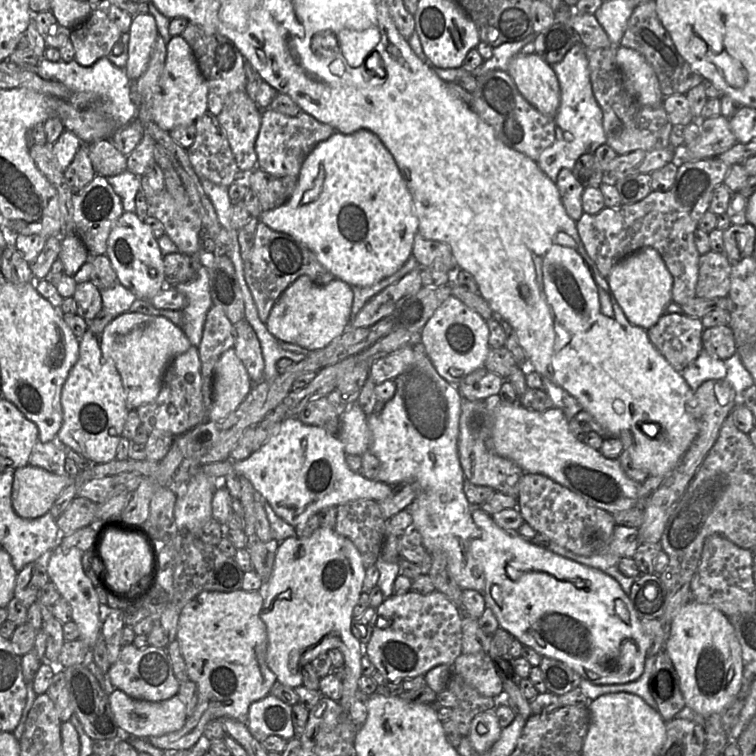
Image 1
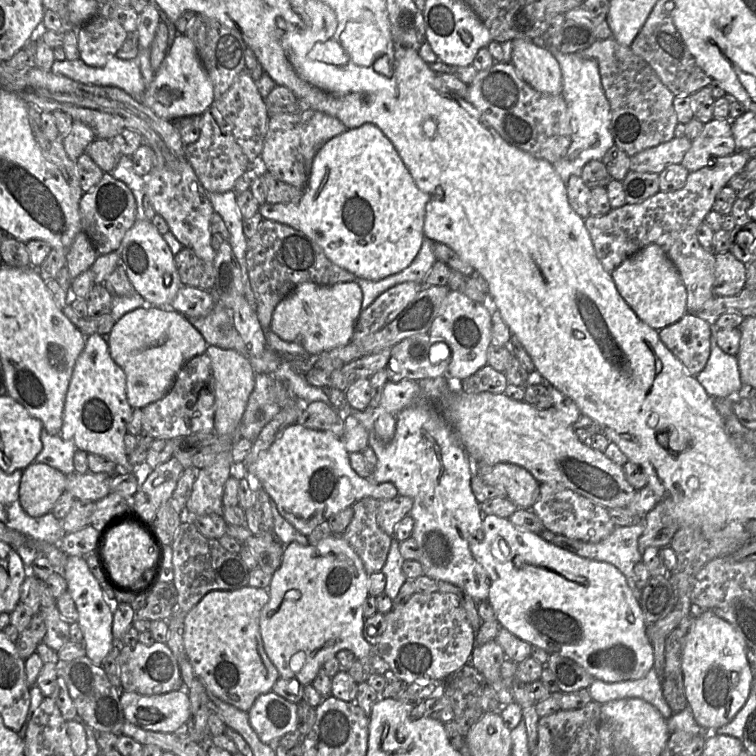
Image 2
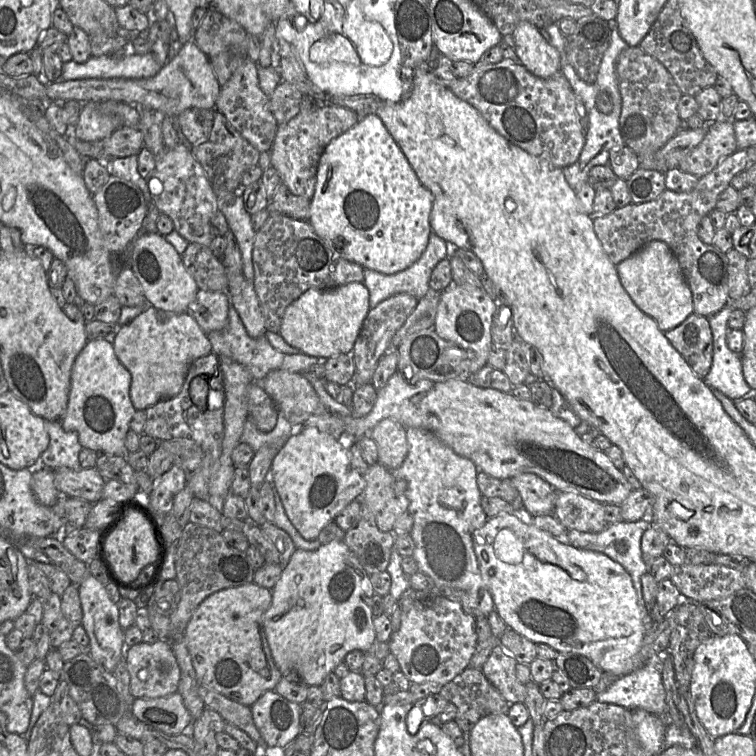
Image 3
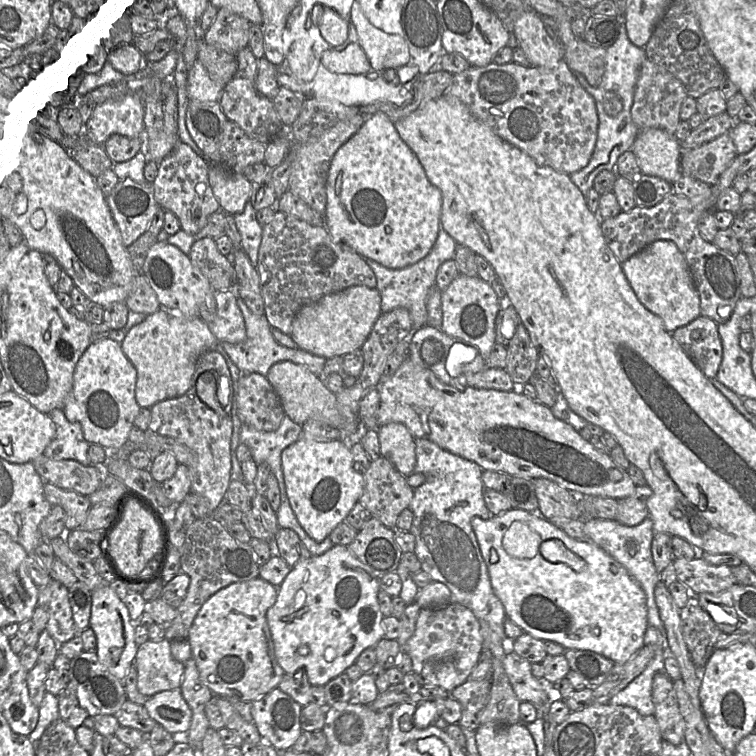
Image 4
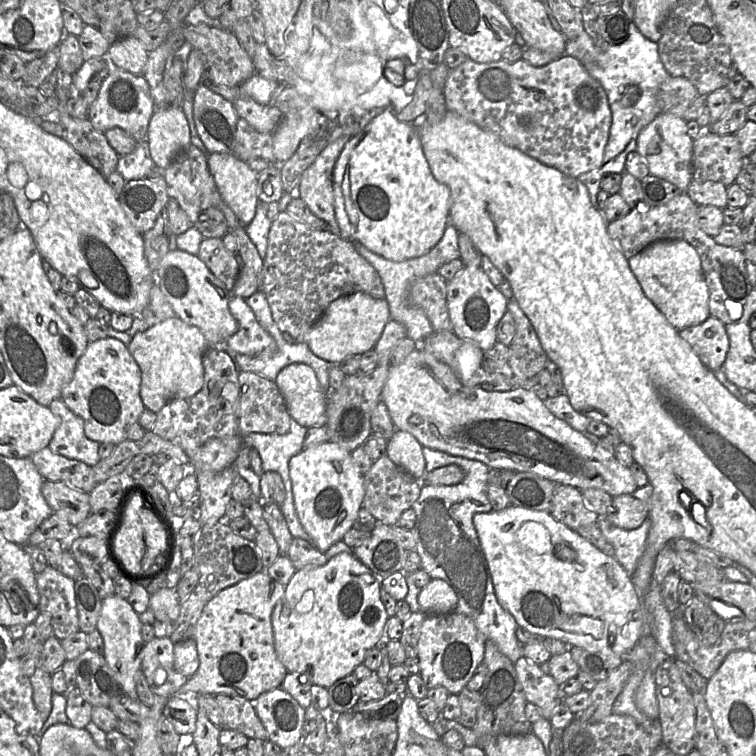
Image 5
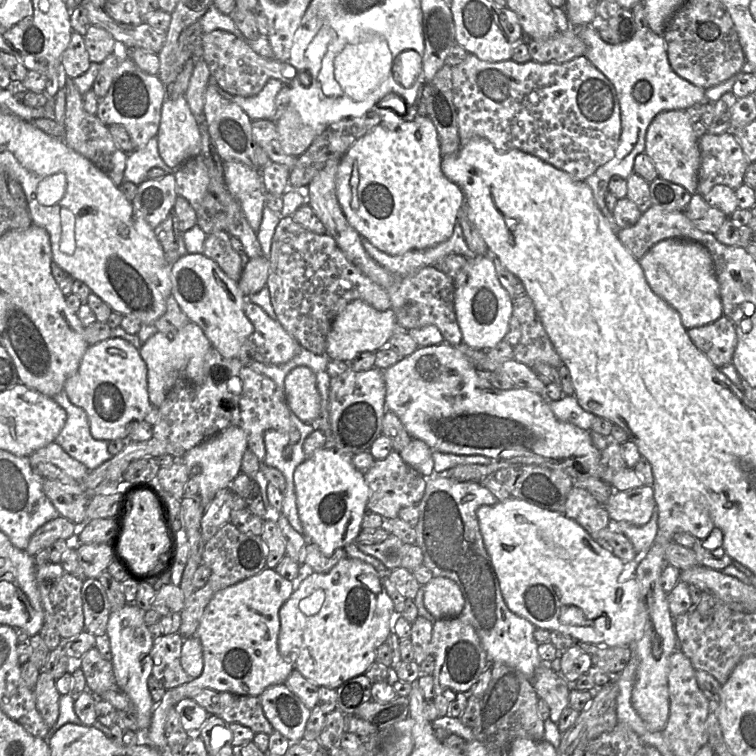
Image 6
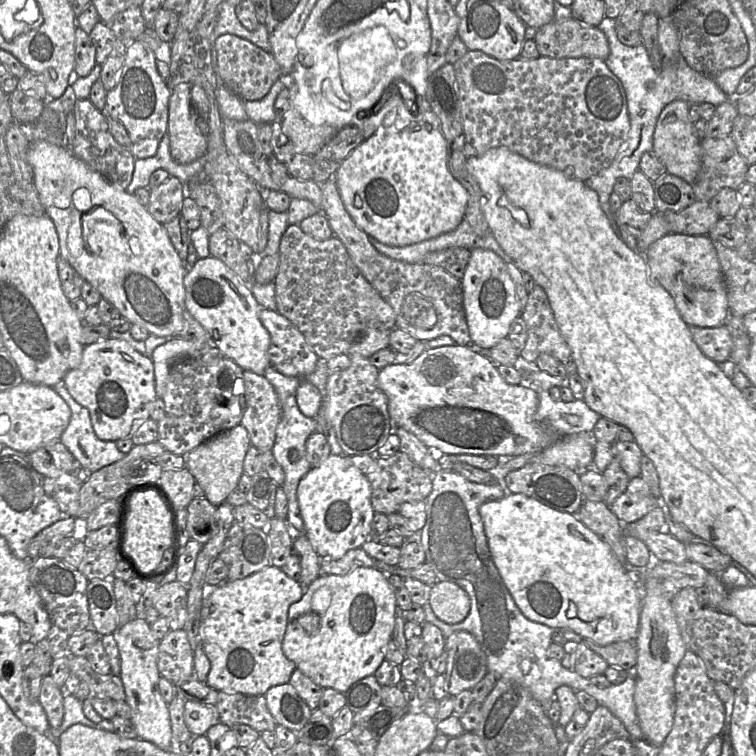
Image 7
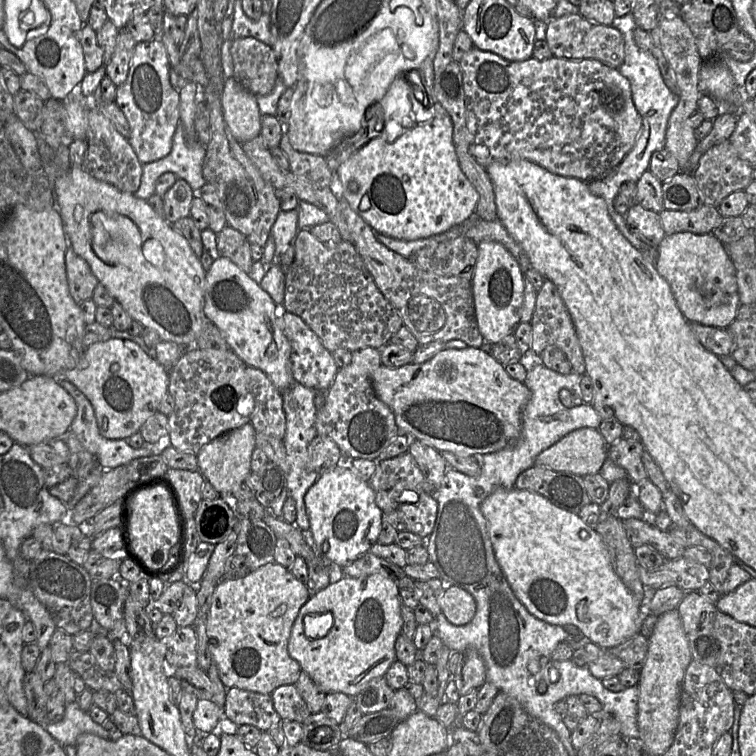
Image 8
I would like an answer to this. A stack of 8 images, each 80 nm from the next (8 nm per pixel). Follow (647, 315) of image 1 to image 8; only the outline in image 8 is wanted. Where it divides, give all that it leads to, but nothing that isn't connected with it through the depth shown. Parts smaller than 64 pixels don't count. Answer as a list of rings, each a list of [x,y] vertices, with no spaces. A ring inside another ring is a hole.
[[[680,232],[666,235],[657,247],[655,268],[667,282],[676,304],[688,322],[728,328],[741,306],[736,268],[726,246],[712,234]]]

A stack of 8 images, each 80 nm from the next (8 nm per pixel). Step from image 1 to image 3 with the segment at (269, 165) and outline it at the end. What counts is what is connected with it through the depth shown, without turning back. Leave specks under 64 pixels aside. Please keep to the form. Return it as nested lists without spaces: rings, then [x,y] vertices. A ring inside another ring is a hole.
[[[303,98],[302,109],[287,123],[279,124],[270,149],[271,167],[275,168],[290,191],[311,200],[315,193],[317,170],[325,147],[335,138],[355,126],[361,117],[352,109],[340,105],[316,106],[313,99]]]

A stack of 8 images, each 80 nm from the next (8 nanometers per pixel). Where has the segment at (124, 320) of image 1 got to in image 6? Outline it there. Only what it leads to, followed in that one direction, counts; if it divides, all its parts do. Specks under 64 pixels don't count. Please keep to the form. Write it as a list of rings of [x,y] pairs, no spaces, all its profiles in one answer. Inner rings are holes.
[[[194,322],[179,329],[175,334],[156,332],[139,348],[147,365],[147,389],[150,403],[160,407],[169,391],[178,384],[201,385],[204,381],[205,356],[212,347],[203,330]]]

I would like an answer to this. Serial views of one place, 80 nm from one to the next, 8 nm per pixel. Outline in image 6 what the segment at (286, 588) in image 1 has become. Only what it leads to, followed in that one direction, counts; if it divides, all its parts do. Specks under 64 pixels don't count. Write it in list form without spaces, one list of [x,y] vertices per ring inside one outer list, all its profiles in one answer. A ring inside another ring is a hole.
[[[345,557],[338,561],[328,572],[307,573],[300,582],[296,582],[291,596],[279,610],[280,630],[278,648],[283,658],[288,661],[294,670],[300,672],[307,680],[319,687],[336,689],[347,680],[362,675],[375,662],[377,648],[386,642],[390,633],[390,617],[393,613],[393,604],[384,588],[384,581],[379,572],[372,566],[354,558]]]

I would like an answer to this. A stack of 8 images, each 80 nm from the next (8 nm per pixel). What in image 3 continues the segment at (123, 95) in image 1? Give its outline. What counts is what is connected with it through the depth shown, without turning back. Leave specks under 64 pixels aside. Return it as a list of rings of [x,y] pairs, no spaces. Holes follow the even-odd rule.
[[[156,40],[152,52],[144,55],[103,55],[90,57],[84,63],[72,60],[63,63],[61,79],[72,81],[91,78],[150,78],[156,75],[168,61],[168,50],[169,43]]]

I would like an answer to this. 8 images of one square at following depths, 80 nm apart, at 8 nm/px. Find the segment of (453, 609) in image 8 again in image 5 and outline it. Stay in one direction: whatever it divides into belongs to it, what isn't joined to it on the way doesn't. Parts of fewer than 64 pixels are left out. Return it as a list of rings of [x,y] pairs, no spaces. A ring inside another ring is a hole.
[[[431,579],[421,588],[418,603],[424,614],[446,614],[455,611],[458,597],[448,583],[441,579]]]

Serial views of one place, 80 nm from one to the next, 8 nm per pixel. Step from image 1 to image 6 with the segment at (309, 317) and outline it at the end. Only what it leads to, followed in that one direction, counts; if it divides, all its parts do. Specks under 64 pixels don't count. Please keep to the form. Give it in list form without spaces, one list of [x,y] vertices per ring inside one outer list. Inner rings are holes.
[[[354,300],[334,319],[327,336],[325,355],[330,360],[351,362],[363,352],[376,352],[382,348],[396,331],[398,325],[392,308],[378,311],[362,300]]]

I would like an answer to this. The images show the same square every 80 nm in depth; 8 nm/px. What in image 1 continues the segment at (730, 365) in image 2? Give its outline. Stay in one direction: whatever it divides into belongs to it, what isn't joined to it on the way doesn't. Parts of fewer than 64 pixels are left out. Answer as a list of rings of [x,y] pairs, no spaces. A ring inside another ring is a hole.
[[[703,349],[696,360],[681,374],[694,391],[707,380],[726,379],[727,368],[723,360],[711,356]]]

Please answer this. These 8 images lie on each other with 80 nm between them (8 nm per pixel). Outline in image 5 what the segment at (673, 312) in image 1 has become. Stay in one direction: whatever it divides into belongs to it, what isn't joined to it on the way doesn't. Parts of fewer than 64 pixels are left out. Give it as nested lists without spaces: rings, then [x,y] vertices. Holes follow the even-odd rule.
[[[710,316],[701,324],[680,330],[679,335],[709,370],[721,369],[729,350],[729,337],[723,322]]]

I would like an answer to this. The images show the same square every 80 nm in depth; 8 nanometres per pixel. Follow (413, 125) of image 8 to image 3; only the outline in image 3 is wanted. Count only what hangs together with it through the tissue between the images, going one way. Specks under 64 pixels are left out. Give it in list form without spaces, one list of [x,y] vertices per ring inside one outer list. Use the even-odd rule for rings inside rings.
[[[370,113],[325,147],[319,160],[307,221],[344,259],[358,263],[364,269],[394,274],[414,264],[426,249],[432,233],[432,206],[432,193],[422,184],[381,118]]]

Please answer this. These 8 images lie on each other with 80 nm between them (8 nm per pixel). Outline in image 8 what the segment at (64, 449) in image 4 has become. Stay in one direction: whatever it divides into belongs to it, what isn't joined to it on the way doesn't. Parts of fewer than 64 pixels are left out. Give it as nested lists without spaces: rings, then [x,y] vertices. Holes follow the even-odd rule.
[[[58,379],[57,381],[61,387],[63,387],[74,399],[77,407],[76,415],[70,425],[69,432],[75,434],[77,439],[81,442],[83,447],[97,457],[101,466],[104,469],[112,469],[121,465],[127,465],[135,458],[141,458],[146,456],[160,456],[164,449],[161,443],[144,443],[139,449],[132,448],[126,441],[126,439],[108,439],[101,435],[97,426],[97,421],[94,413],[93,406],[88,398],[76,388],[74,384],[67,379]]]

